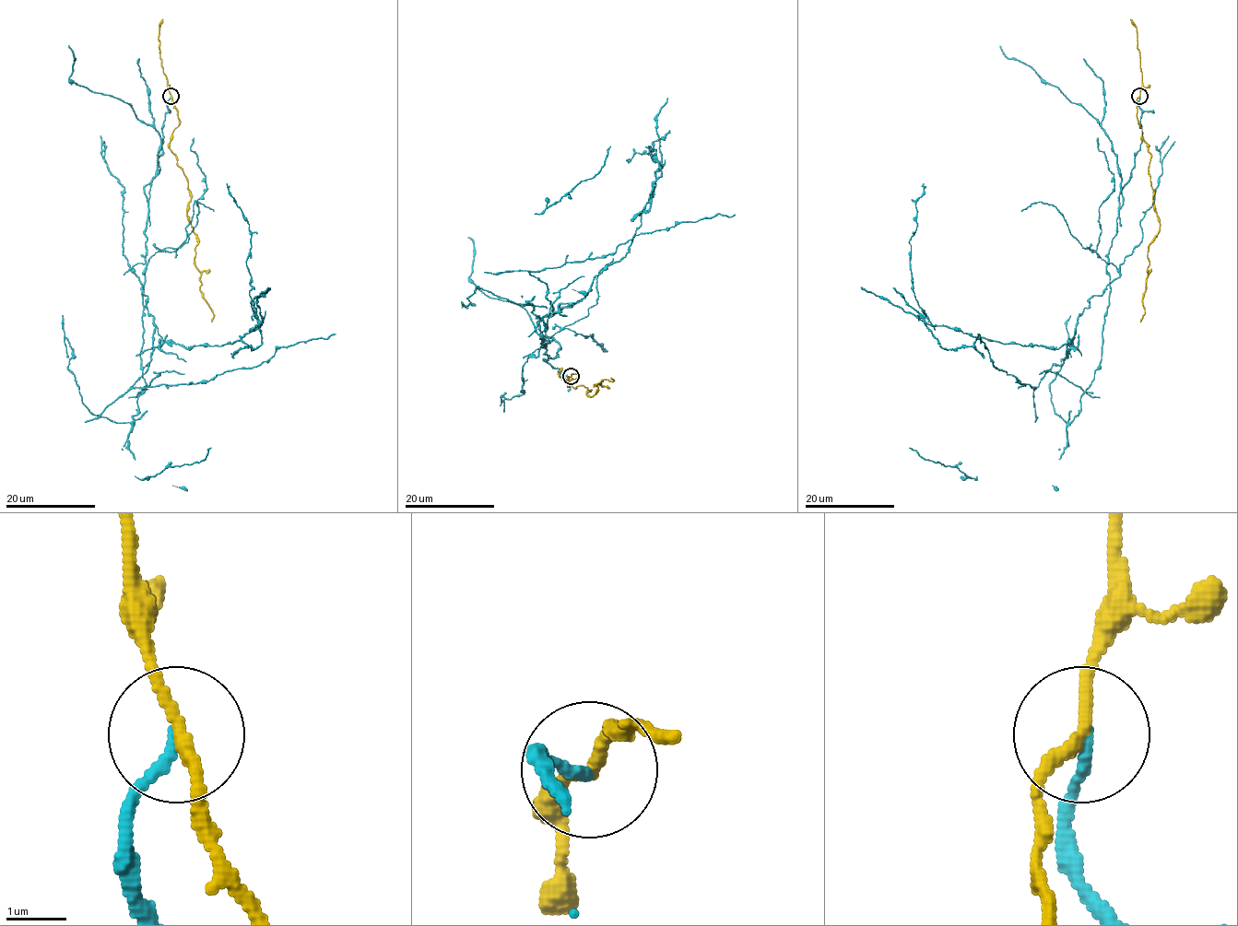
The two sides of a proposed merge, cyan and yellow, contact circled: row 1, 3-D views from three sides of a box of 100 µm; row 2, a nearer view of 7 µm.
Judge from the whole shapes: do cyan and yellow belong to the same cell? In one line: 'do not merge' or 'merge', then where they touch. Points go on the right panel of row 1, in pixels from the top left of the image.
do not merge; place (1139, 96)

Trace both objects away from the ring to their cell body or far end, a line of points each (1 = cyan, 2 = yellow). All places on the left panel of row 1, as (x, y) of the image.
1: (170, 96), (144, 188), (142, 292), (158, 334), (186, 349), (260, 323), (249, 223), (226, 183)
2: (170, 96), (179, 123), (169, 148), (188, 182), (186, 215), (198, 243), (194, 265), (211, 322)

